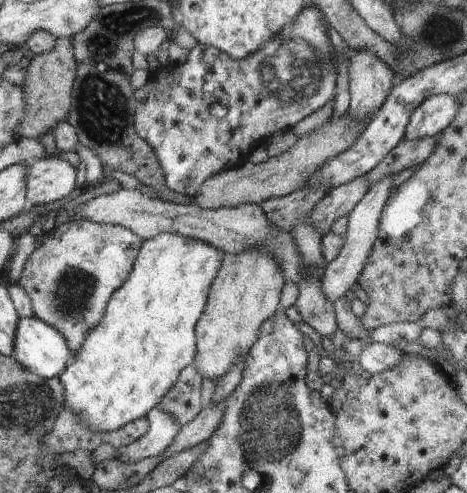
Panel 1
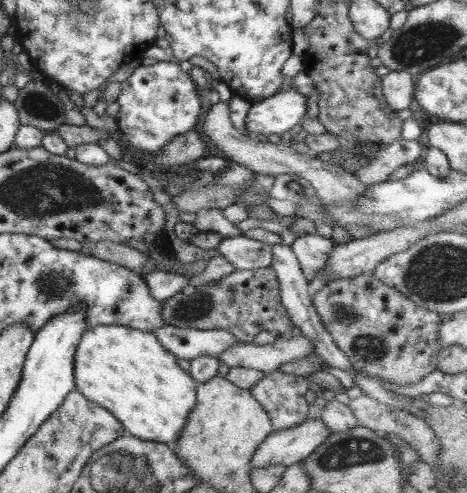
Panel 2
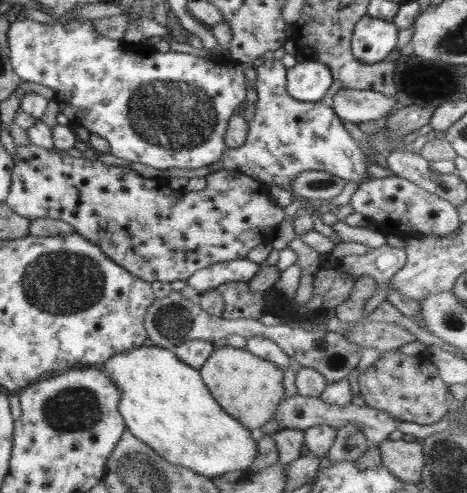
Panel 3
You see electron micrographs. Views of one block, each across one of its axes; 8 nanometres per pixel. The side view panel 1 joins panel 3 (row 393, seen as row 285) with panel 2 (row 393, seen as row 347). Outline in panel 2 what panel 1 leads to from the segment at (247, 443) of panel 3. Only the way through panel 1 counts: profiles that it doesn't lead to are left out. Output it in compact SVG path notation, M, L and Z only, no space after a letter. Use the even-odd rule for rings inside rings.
M97 326L87 328L81 334L81 340L73 358L75 372L75 390L81 392L87 400L93 400L107 412L111 412L125 428L125 434L137 436L139 440L151 440L159 444L175 444L181 436L187 416L197 402L197 382L177 366L175 356L165 350L153 332L141 332L135 328L123 326Z

